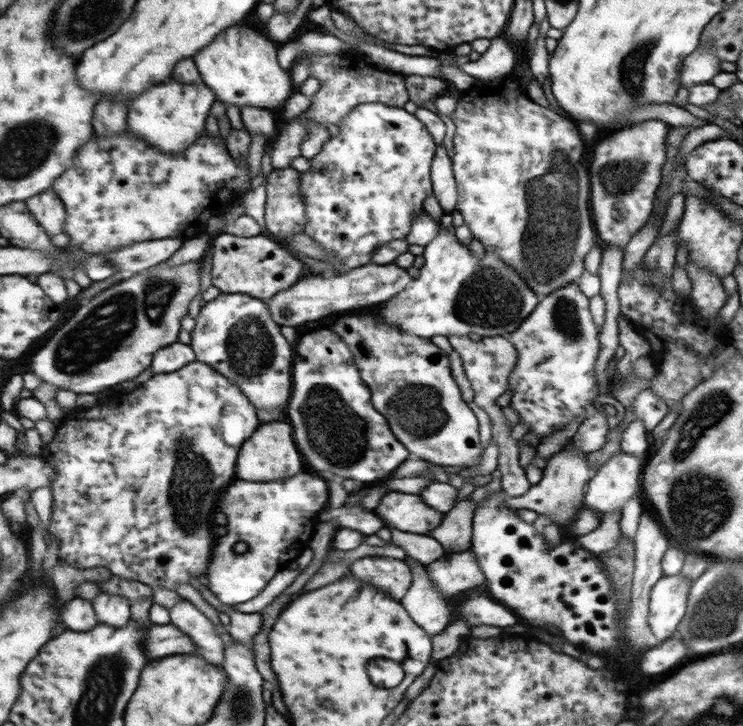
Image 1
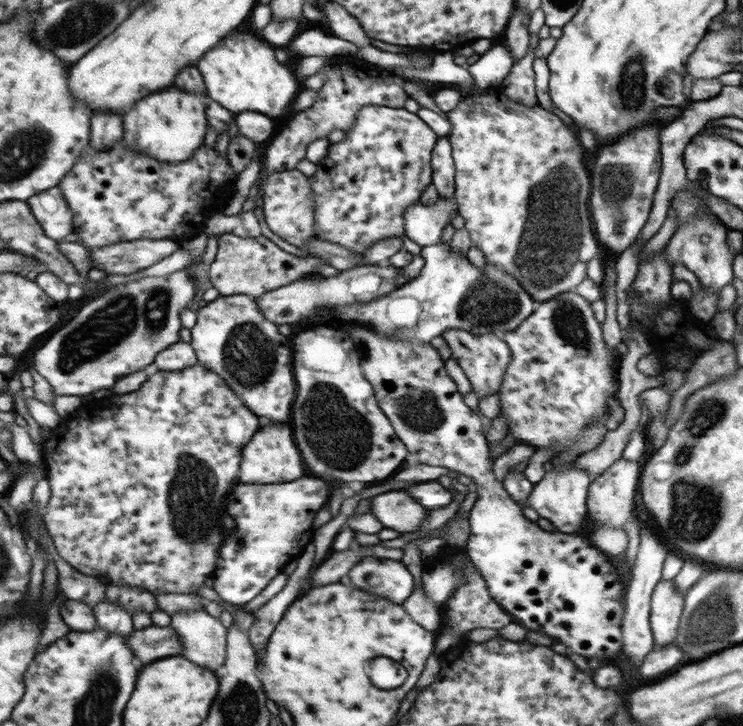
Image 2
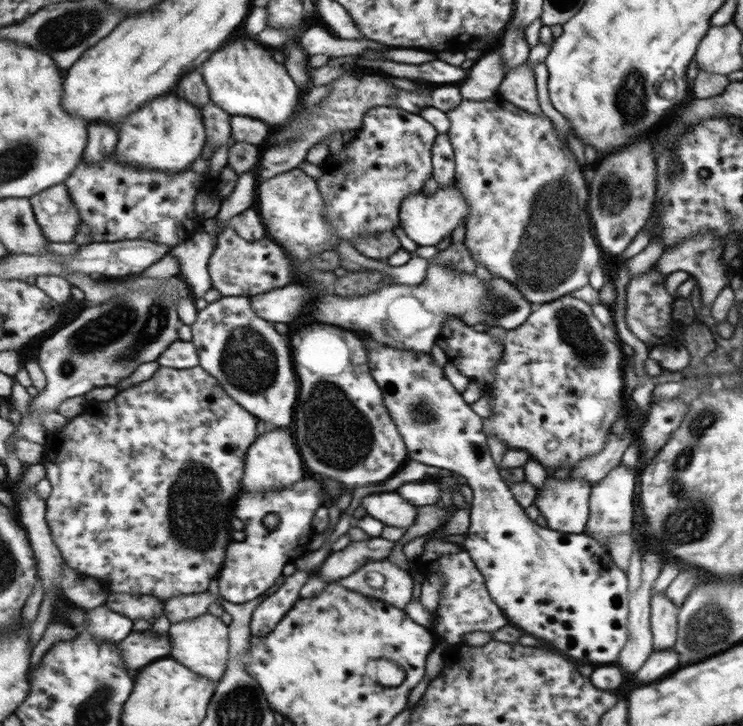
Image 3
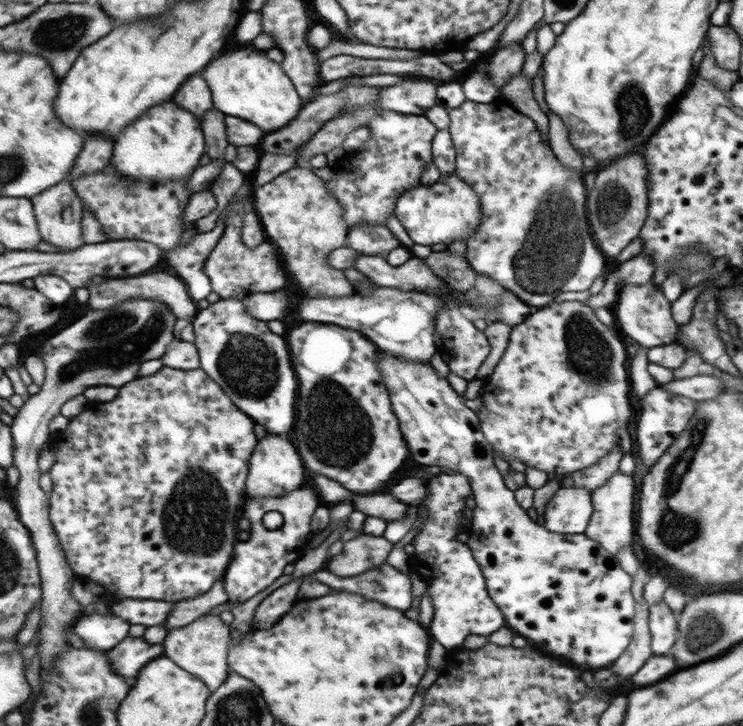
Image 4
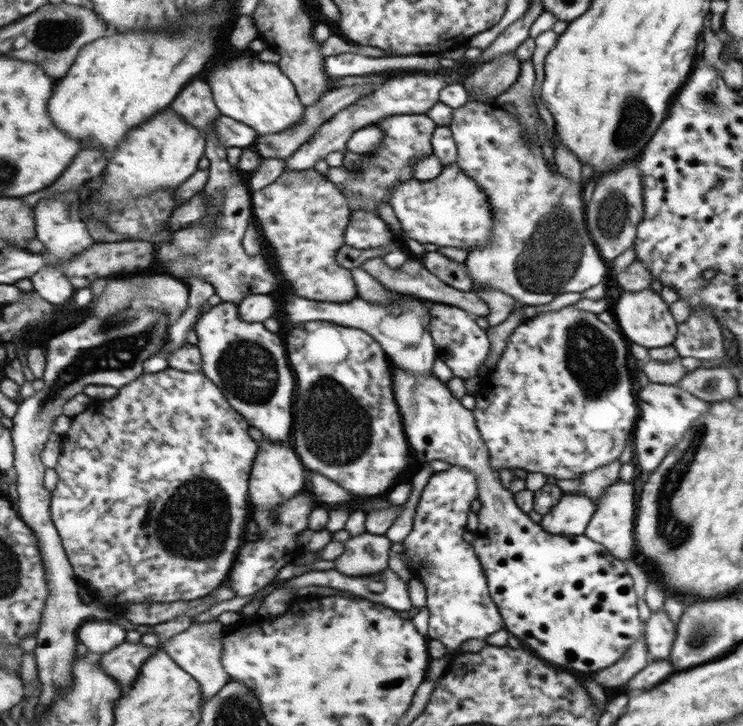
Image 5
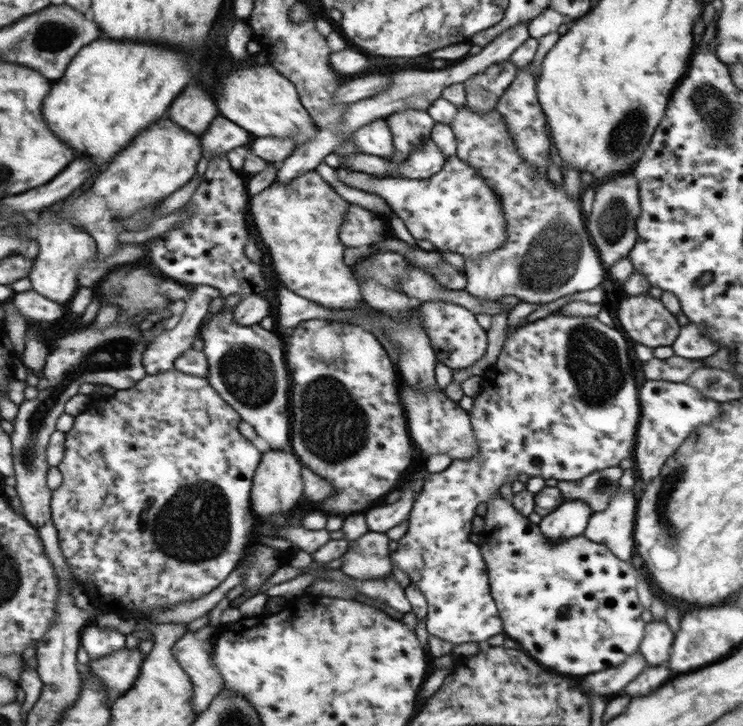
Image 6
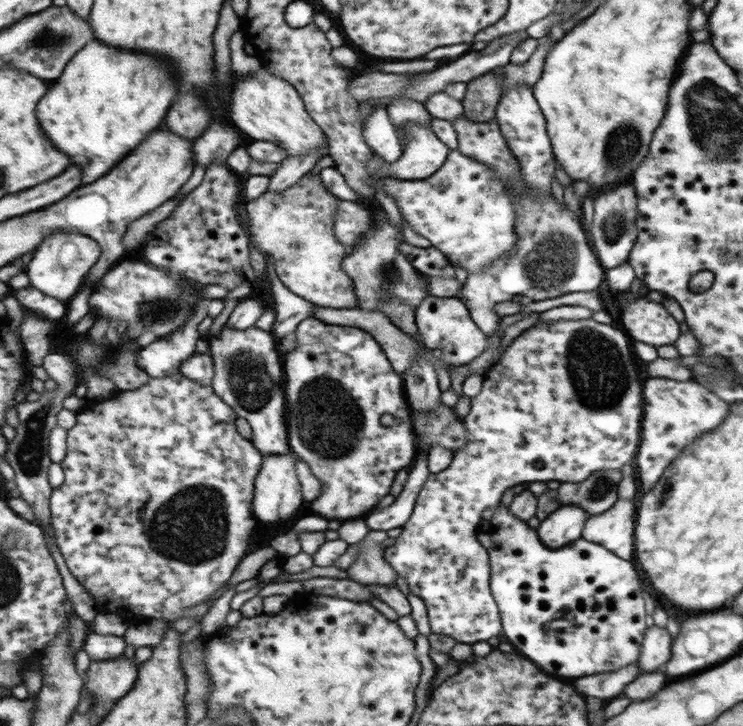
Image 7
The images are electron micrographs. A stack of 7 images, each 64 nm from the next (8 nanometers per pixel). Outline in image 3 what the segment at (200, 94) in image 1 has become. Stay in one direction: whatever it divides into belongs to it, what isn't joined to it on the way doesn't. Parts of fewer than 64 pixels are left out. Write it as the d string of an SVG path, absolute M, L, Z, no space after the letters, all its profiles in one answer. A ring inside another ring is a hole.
M165 94L147 102L121 126L121 140L116 148L116 157L127 165L155 169L155 172L183 172L197 161L207 142L206 122L202 108L189 100Z

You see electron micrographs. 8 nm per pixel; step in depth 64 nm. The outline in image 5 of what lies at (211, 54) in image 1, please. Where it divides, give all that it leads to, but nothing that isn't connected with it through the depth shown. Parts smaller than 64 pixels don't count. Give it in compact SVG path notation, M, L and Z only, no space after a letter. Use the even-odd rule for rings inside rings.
M249 50L217 64L209 72L209 85L220 114L249 125L257 135L287 130L302 121L306 108L302 106L294 85L276 64L259 61Z

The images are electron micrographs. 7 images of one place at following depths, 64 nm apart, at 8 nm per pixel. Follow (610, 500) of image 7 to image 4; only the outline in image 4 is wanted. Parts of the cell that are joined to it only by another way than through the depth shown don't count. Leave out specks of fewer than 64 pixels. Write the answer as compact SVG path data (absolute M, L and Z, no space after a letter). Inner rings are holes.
M615 445L610 450L610 453L606 454L606 457L600 458L590 467L576 470L574 473L563 476L558 484L563 487L586 488L591 492L594 488L601 486L604 480L607 480L607 477L610 477L618 470L622 455L619 445Z

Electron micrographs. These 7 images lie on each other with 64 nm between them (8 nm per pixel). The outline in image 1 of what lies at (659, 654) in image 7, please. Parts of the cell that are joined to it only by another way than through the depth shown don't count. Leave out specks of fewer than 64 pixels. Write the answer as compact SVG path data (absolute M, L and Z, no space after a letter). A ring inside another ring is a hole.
M680 573L662 576L653 584L648 600L648 627L657 640L677 634L677 625L685 614L692 582Z

